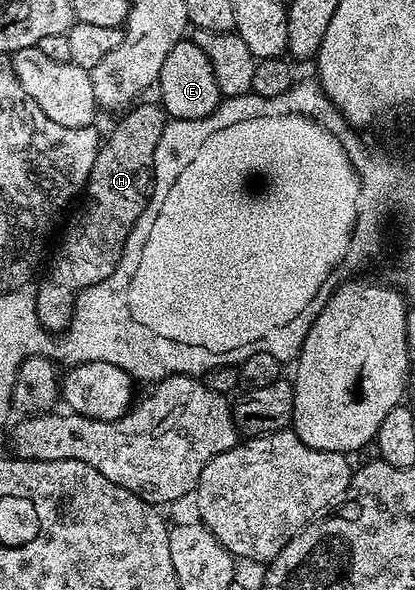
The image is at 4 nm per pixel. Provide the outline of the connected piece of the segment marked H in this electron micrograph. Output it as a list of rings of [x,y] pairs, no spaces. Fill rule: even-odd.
[[[133,104],[124,114],[129,113],[117,123],[116,130],[103,138],[88,176],[84,206],[69,223],[48,278],[41,283],[40,289],[35,290],[38,319],[49,331],[68,328],[72,307],[81,289],[102,283],[102,279],[114,275],[126,247],[126,239],[148,206],[154,180],[154,151],[158,147],[158,139],[162,139],[166,114],[159,104],[140,104]]]

